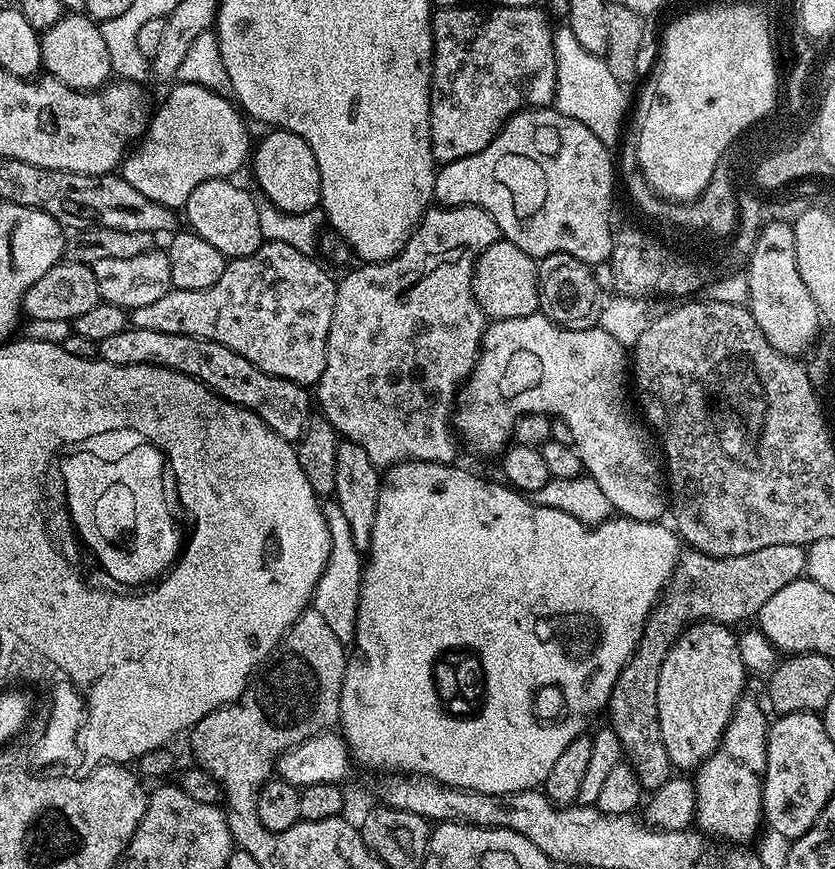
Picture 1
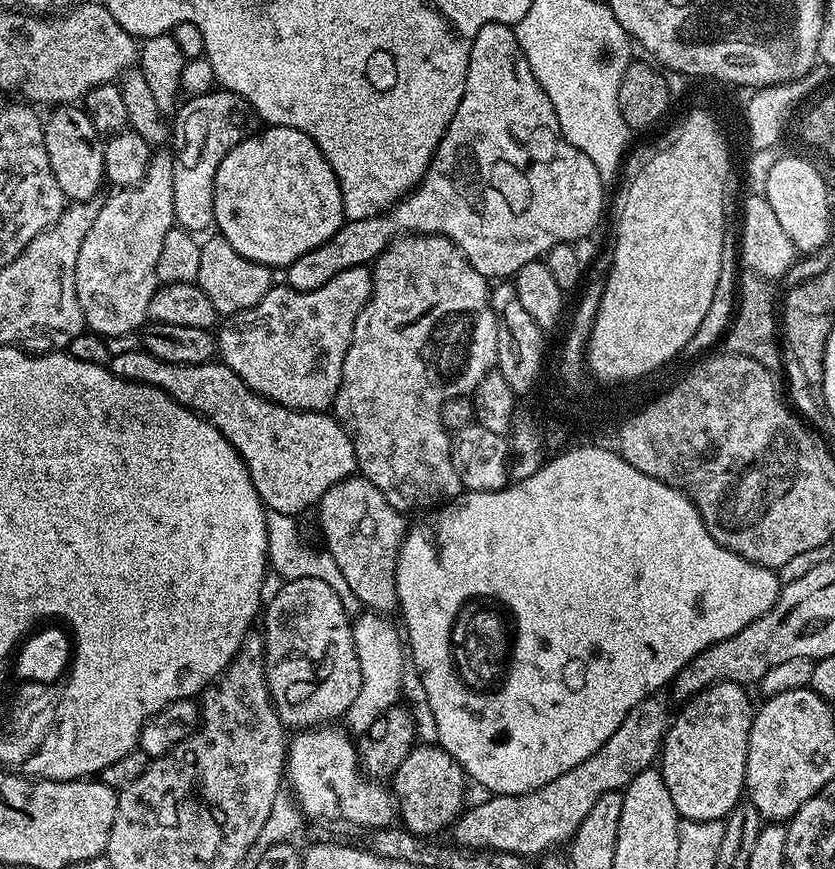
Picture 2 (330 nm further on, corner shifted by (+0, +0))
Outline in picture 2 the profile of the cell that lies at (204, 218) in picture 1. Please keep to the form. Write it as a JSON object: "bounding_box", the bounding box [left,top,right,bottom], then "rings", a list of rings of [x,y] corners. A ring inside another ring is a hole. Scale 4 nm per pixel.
{"bounding_box":[195,234,274,318],"rings":[[[219,234],[209,235],[208,238],[200,245],[202,259],[195,284],[204,291],[206,298],[210,298],[210,302],[214,302],[216,313],[227,318],[262,302],[262,298],[266,298],[268,291],[274,287],[272,269],[238,254],[238,250],[234,250],[234,246],[230,246],[230,242],[226,242]]]}

